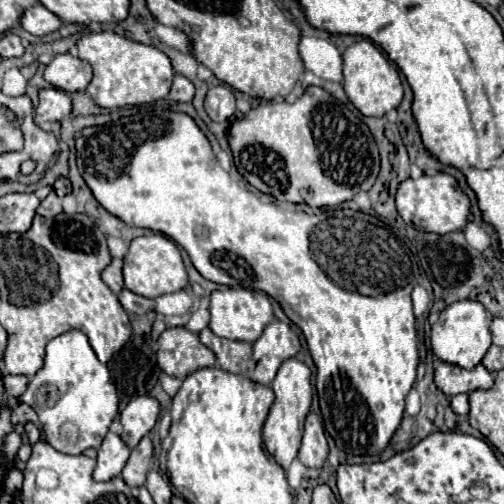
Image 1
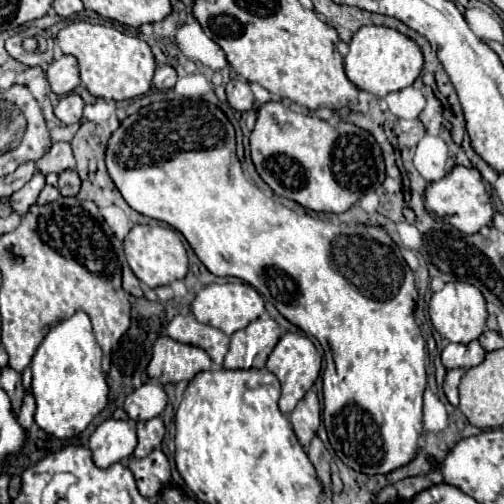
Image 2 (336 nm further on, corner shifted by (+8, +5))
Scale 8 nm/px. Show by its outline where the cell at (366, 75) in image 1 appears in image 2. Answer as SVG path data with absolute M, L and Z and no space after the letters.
M366 25L360 27L352 41L350 41L350 51L344 57L344 71L346 77L360 87L362 91L386 97L388 93L400 91L416 81L424 65L422 51L416 41L400 33L398 29L392 27L382 27L382 25Z

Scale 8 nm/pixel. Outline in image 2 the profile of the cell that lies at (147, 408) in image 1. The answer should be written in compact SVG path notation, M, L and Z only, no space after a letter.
M146 383L126 397L124 409L132 421L148 421L152 417L158 417L164 411L166 403L168 403L168 397L164 387Z

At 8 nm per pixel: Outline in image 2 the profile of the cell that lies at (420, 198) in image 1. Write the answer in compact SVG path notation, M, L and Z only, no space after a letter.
M460 165L454 167L444 179L430 183L424 197L426 197L426 209L430 213L434 213L436 217L444 219L446 223L464 233L478 233L482 227L492 223L492 217L496 213L486 183L478 169L468 169Z

